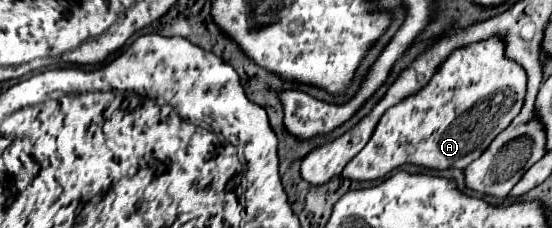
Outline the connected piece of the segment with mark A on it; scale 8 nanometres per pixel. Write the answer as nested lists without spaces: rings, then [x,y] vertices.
[[[490,36],[470,46],[462,46],[438,66],[438,72],[422,90],[414,92],[414,96],[406,96],[406,100],[400,100],[394,104],[394,108],[388,108],[380,116],[374,128],[374,136],[370,136],[362,152],[358,152],[358,156],[346,164],[344,176],[348,180],[376,180],[406,162],[424,164],[436,170],[466,168],[520,114],[524,96],[526,72],[518,62],[506,56],[506,44],[500,36]]]

